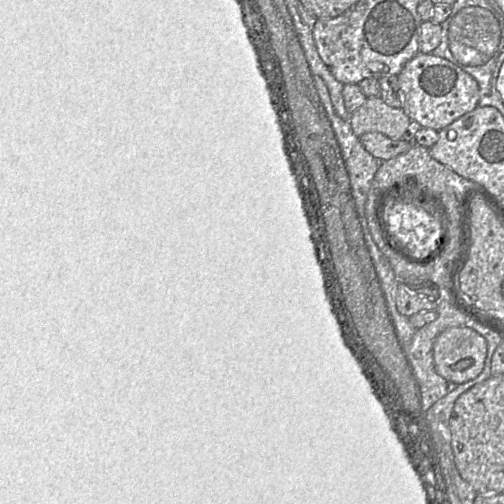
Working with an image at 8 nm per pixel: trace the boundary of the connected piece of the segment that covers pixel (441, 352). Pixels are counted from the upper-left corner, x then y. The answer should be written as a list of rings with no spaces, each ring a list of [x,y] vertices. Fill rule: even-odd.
[[[470,326],[447,328],[434,342],[436,371],[447,382],[455,384],[476,378],[484,368],[486,355],[485,338]]]

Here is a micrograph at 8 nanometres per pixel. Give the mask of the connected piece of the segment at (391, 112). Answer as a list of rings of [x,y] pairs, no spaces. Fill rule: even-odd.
[[[378,96],[367,97],[365,102],[351,113],[349,120],[357,137],[368,132],[379,132],[390,139],[401,139],[411,121],[402,107],[390,107]]]

